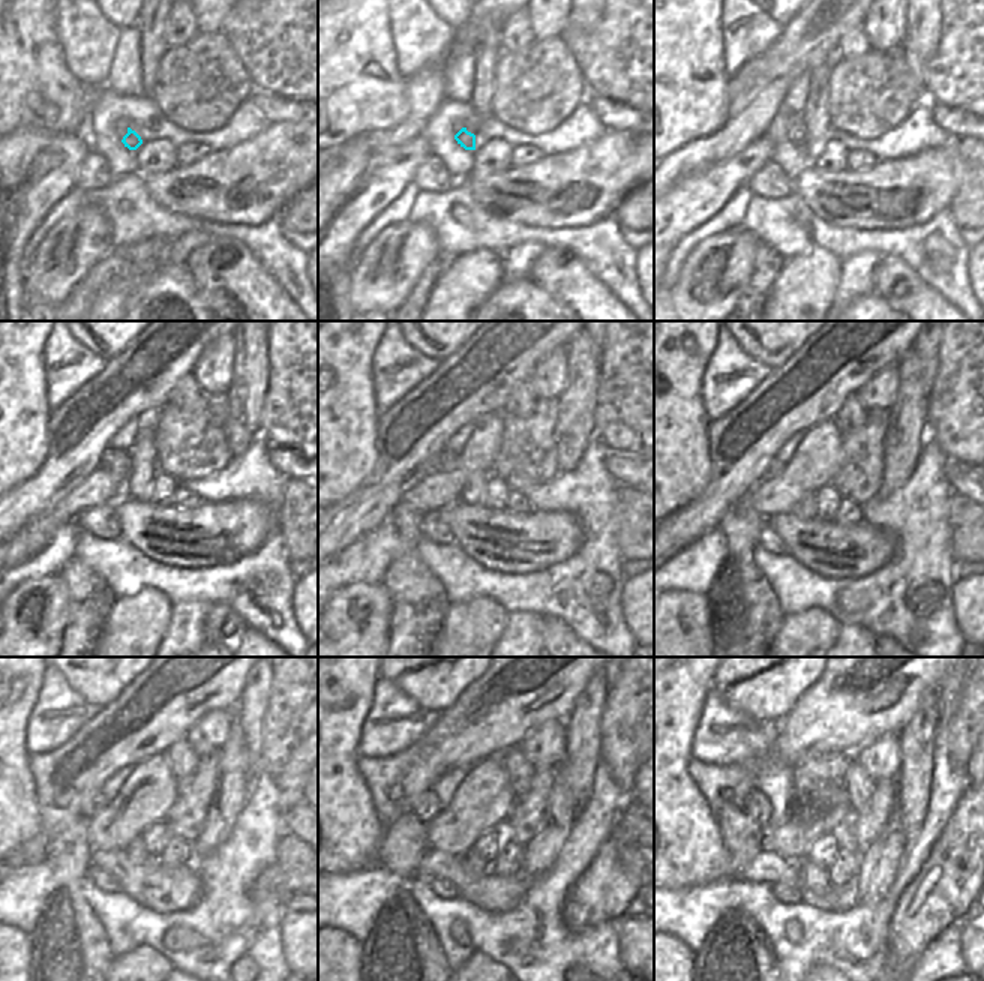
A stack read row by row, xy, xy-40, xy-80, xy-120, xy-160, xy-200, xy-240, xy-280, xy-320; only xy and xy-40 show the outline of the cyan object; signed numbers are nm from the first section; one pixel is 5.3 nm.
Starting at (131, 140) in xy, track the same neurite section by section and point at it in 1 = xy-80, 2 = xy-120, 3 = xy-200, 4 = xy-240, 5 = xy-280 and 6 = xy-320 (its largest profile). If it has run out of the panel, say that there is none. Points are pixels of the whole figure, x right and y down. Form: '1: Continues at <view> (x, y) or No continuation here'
1: Continues at xy-80 (797, 132)
2: Continues at xy-120 (117, 462)
3: Continues at xy-200 (773, 468)
4: Continues at xy-240 (95, 803)
5: Continues at xy-280 (426, 806)
6: Continues at xy-320 (756, 804)

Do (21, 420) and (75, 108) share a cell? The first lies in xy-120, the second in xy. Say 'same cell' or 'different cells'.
same cell

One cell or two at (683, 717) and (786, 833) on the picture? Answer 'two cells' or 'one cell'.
two cells

